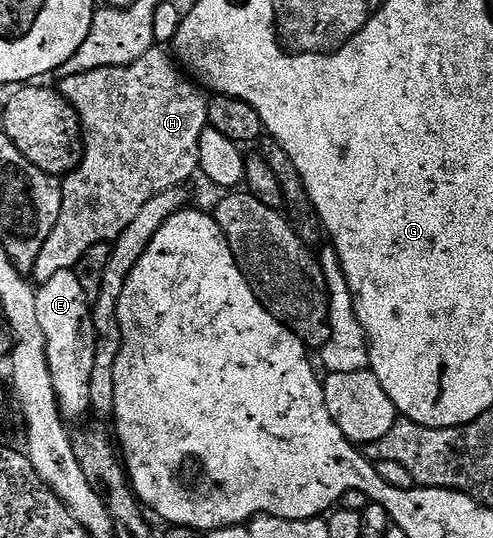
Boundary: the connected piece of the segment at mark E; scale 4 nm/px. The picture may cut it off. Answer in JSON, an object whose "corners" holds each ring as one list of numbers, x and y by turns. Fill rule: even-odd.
{"corners":[[75,270,59,271,50,281,36,287,38,325,46,337,46,361,54,377,54,393,65,420,80,419,91,412,90,369,96,356,96,330,92,308]]}

